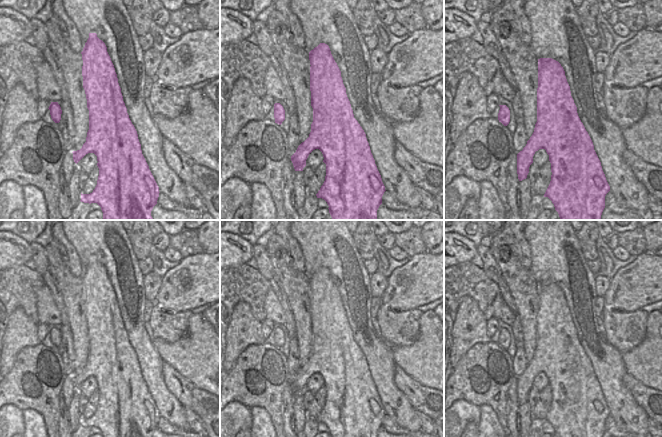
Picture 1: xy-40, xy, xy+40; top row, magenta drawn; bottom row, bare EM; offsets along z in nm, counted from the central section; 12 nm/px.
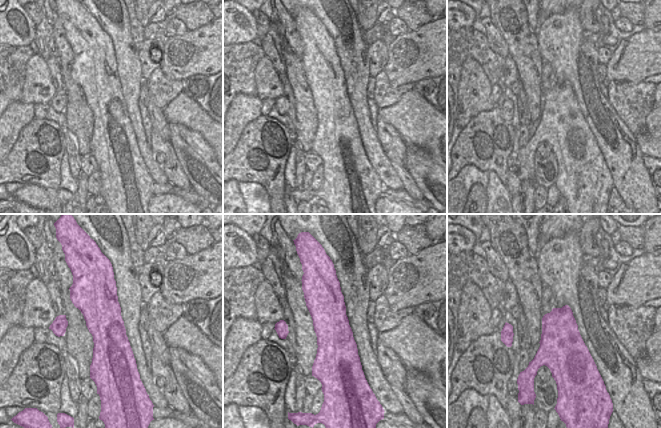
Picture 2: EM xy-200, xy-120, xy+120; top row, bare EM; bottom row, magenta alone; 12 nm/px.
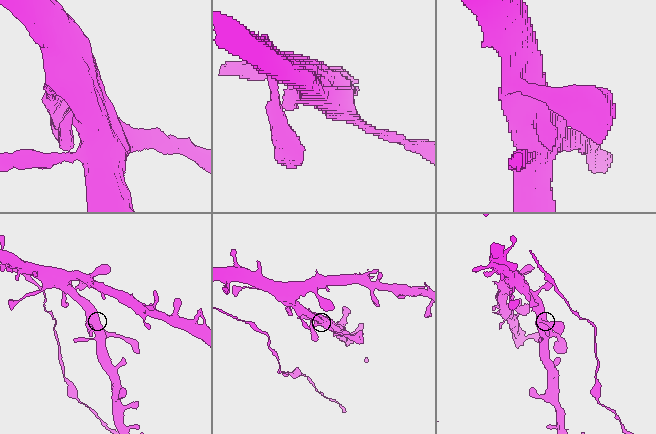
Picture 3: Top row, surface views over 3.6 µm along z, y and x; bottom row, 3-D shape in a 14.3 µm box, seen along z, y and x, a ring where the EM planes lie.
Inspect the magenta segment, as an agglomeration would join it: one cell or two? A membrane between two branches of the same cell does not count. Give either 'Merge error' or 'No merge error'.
No merge error

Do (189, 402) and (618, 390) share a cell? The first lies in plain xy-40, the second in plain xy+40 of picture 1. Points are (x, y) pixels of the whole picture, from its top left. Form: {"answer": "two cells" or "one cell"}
{"answer": "two cells"}

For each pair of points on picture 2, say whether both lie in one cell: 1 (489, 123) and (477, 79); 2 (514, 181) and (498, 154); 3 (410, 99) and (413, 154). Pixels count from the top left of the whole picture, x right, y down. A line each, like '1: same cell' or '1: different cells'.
1: different cells
2: different cells
3: different cells

